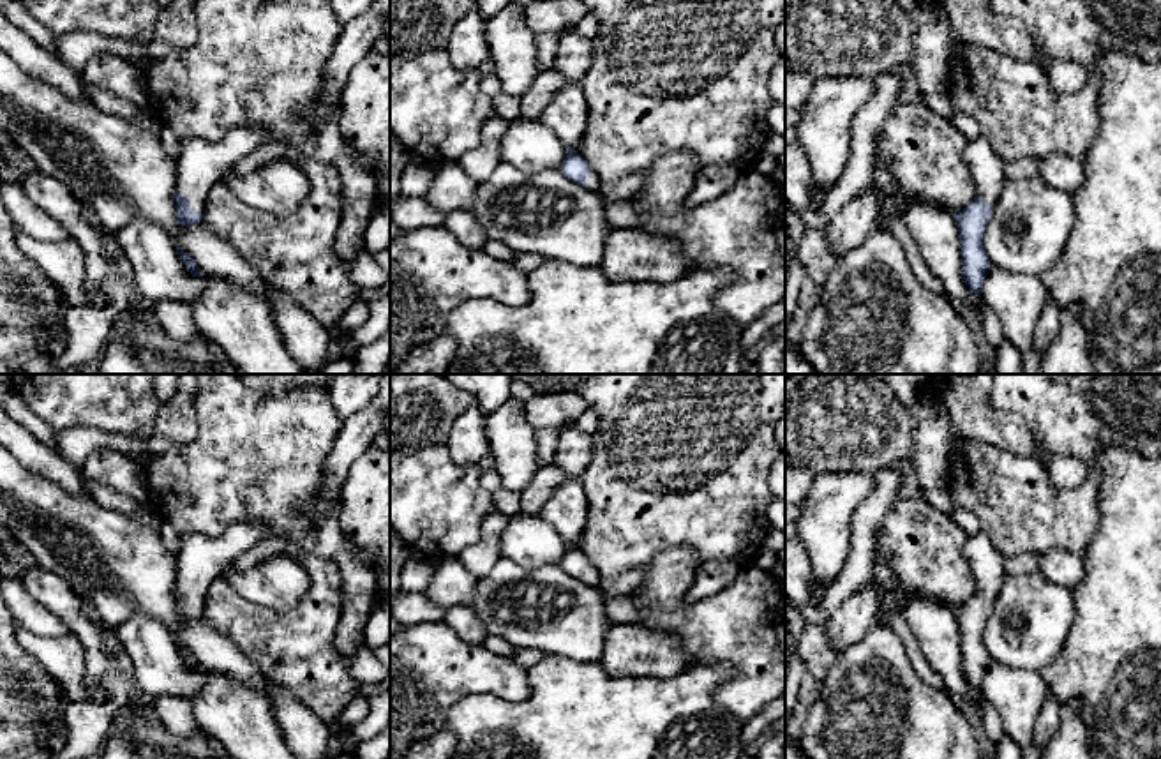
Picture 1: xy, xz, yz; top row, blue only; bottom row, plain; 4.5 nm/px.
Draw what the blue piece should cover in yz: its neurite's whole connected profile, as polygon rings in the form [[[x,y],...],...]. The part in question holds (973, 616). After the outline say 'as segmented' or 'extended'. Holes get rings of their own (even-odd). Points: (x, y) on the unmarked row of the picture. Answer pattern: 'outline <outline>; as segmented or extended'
outline [[[985,531],[970,537],[965,558],[969,560],[976,593],[955,609],[955,616],[960,627],[963,676],[972,688],[981,690],[981,680],[990,664],[983,632],[993,609],[993,598],[1006,577],[1006,558]]]; extended

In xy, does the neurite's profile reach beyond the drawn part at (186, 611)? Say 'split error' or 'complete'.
split error

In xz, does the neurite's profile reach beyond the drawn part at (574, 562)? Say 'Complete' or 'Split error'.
Split error

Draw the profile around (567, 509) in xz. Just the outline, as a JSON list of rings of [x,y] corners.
[[[570,477],[552,491],[538,515],[547,521],[566,544],[573,544],[586,526],[588,512],[589,503],[580,478]]]

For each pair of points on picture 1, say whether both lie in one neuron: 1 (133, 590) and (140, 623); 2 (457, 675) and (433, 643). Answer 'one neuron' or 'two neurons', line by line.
1: two neurons
2: one neuron

